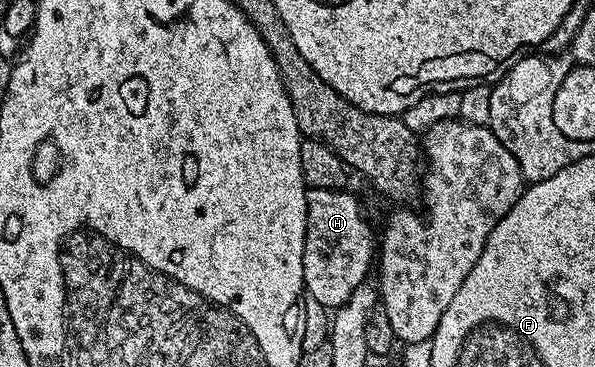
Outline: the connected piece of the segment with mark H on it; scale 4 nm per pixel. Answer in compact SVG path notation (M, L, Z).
M346 188L307 190L307 230L305 231L305 251L303 252L303 287L306 293L313 295L329 311L334 311L353 295L353 291L368 276L367 268L372 268L377 253L377 237L371 234L367 221L363 218L363 209L353 194Z

